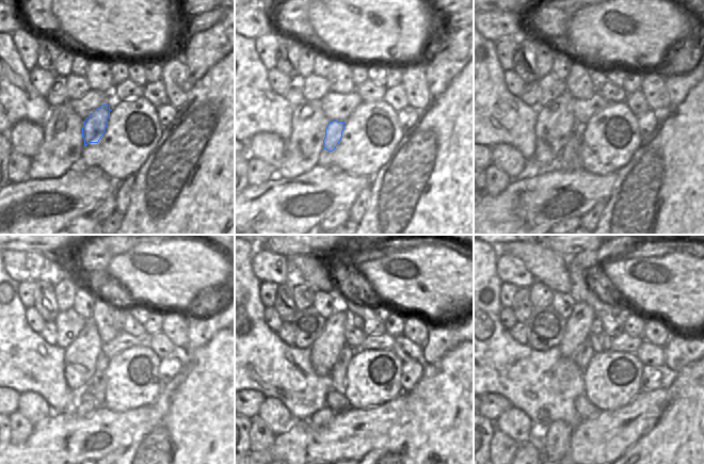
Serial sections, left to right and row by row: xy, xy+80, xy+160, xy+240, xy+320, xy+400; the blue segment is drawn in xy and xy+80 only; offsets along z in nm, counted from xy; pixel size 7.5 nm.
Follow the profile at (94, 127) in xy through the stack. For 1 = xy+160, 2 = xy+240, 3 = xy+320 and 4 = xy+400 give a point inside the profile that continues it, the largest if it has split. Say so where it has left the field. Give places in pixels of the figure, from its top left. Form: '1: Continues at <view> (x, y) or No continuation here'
1: Continues at xy+160 (573, 145)
2: Continues at xy+240 (81, 408)
3: Continues at xy+320 (320, 419)
4: Continues at xy+400 (558, 436).

